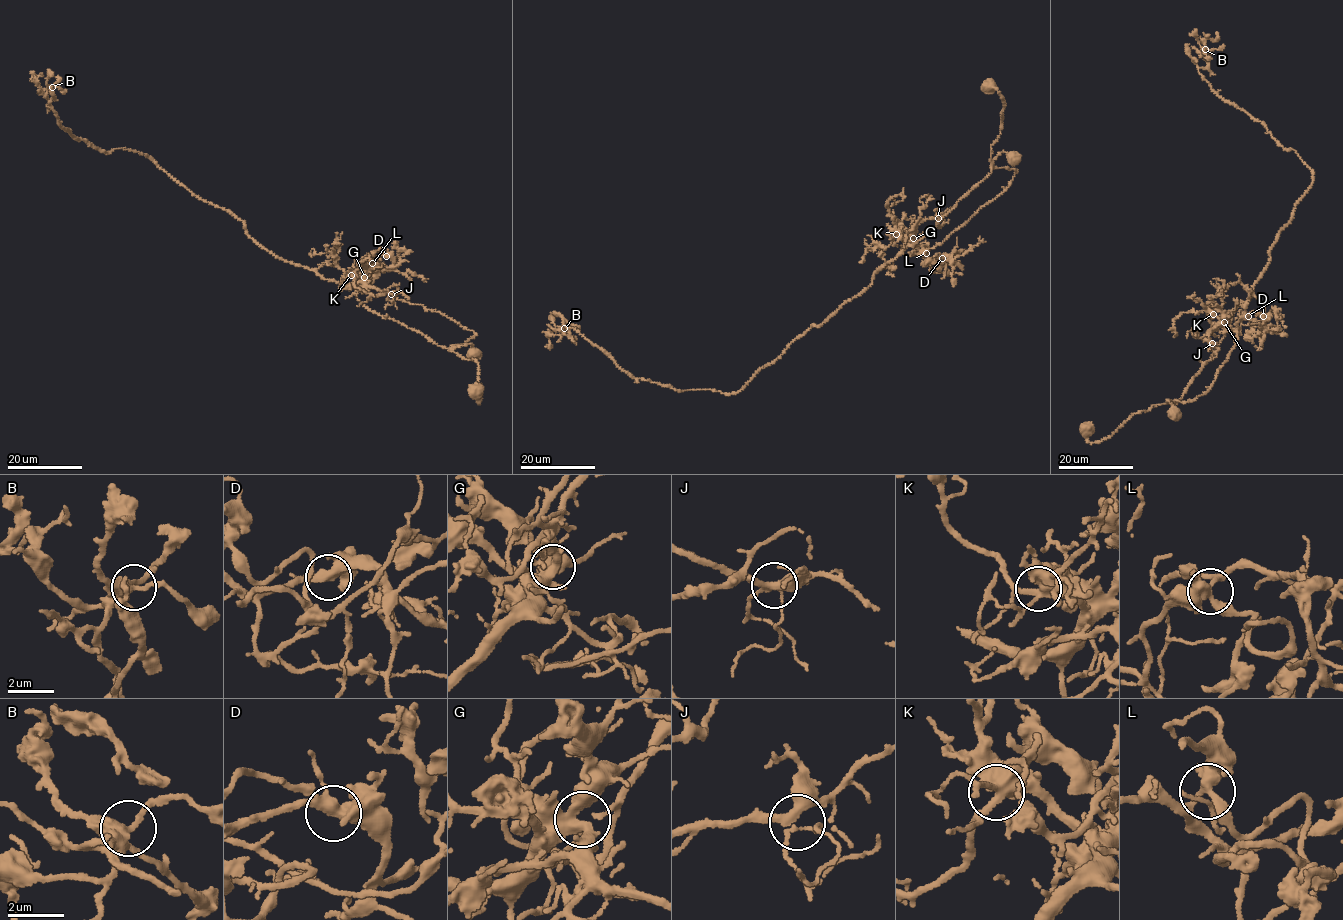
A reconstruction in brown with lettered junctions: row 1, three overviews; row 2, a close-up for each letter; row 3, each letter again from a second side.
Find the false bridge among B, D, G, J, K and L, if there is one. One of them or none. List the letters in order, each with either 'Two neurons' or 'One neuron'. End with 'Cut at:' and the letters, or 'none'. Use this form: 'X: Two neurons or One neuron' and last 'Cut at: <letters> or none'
B: One neuron
D: One neuron
G: One neuron
J: One neuron
K: One neuron
L: Two neurons
Cut at: L

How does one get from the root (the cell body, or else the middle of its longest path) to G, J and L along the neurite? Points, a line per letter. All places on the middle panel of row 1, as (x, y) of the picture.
G: (1014, 159), (1004, 152), (999, 153), (988, 177), (912, 247), (909, 245), (913, 238)
J: (1014, 159), (999, 153), (988, 177), (934, 229), (909, 245), (918, 225), (938, 218)
L: (1014, 159), (1004, 152), (999, 153), (988, 177), (911, 246), (921, 250), (924, 246), (926, 252)

